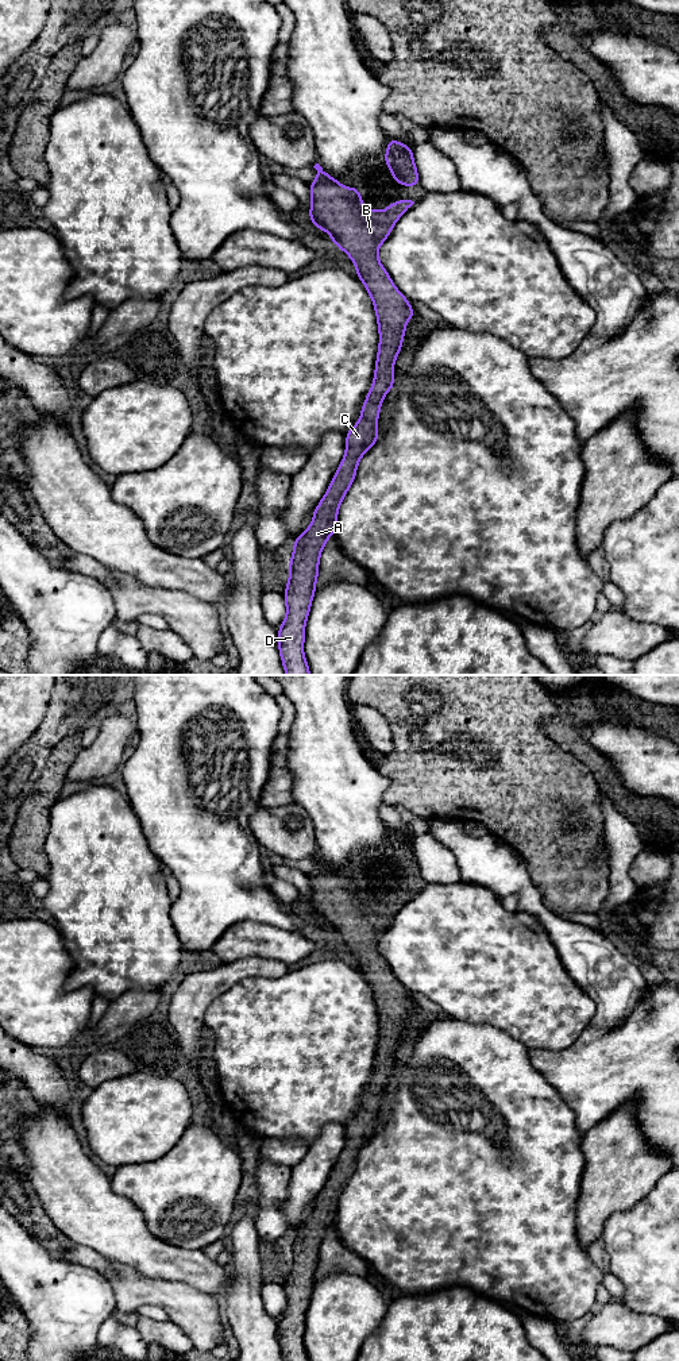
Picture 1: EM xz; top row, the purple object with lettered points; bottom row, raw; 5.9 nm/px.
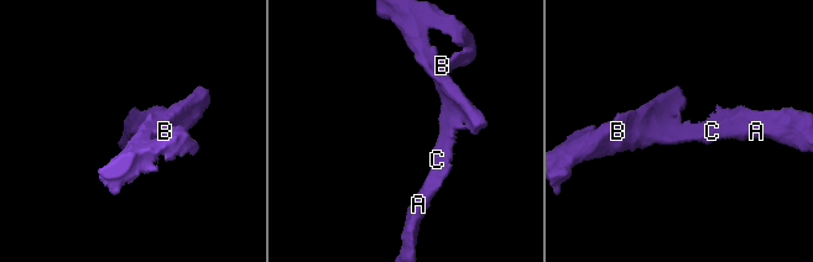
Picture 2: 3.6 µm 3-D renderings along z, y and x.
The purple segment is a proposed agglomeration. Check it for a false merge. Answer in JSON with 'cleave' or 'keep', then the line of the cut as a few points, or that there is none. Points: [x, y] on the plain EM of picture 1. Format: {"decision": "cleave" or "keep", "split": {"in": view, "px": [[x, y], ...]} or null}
{"decision": "keep", "split": null}

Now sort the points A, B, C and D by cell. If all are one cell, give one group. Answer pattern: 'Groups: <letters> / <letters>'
Groups: A B C D

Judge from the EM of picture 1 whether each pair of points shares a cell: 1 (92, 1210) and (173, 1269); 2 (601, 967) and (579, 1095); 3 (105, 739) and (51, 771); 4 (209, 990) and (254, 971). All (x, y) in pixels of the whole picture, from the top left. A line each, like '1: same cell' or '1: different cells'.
1: same cell
2: different cells
3: different cells
4: same cell

